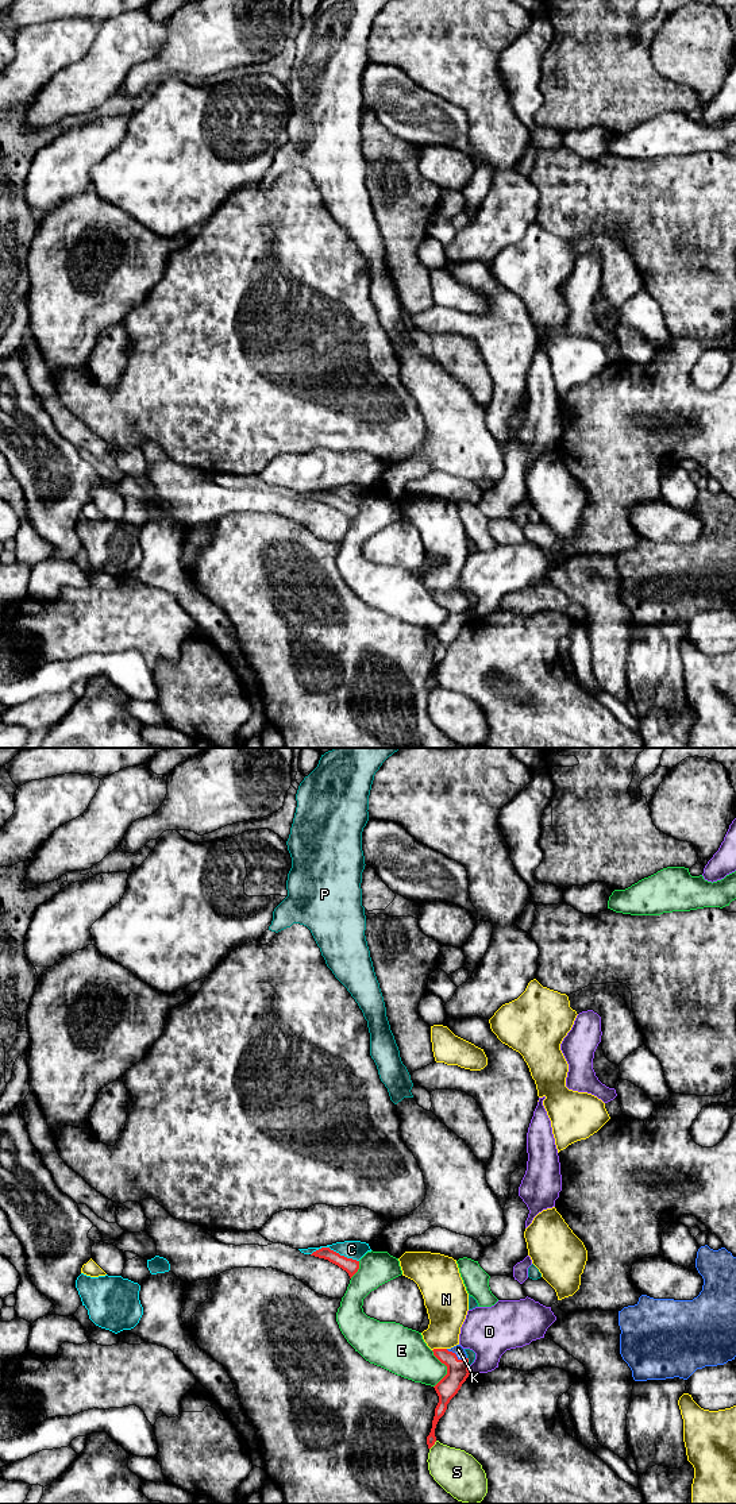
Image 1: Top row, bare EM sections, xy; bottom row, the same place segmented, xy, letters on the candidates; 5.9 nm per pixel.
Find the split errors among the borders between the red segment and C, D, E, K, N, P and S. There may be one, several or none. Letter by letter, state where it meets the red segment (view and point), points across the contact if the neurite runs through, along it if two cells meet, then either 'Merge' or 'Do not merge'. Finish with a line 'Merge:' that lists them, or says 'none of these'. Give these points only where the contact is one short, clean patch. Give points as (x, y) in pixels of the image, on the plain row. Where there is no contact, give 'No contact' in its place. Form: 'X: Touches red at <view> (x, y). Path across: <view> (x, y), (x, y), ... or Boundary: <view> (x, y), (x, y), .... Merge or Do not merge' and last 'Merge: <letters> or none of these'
C: Touches red at xy (335, 496). Do not merge
D: Touches red at xy (467, 613). Do not merge
E: Touches red at xy (447, 613). Do not merge
K: Touches red at xy (455, 600). Path across: xy (458, 614), (455, 600), (458, 593). Merge
N: Touches red at xy (439, 593). Do not merge
P: Touches red at xy (467, 605). Do not merge
S: Touches red at xy (434, 687). Boundary: xy (436, 685), (430, 693). Do not merge
Merge: K

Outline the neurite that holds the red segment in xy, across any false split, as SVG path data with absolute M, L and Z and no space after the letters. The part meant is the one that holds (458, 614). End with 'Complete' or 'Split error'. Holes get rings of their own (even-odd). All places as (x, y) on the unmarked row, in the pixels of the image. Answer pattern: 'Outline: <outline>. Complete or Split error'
Outline: M461 589L451 593L433 593L432 595L433 599L447 610L447 618L433 630L439 640L439 647L435 652L431 676L427 680L428 693L431 693L436 686L435 672L439 663L444 659L447 648L458 637L470 618L469 602Z. Split error

